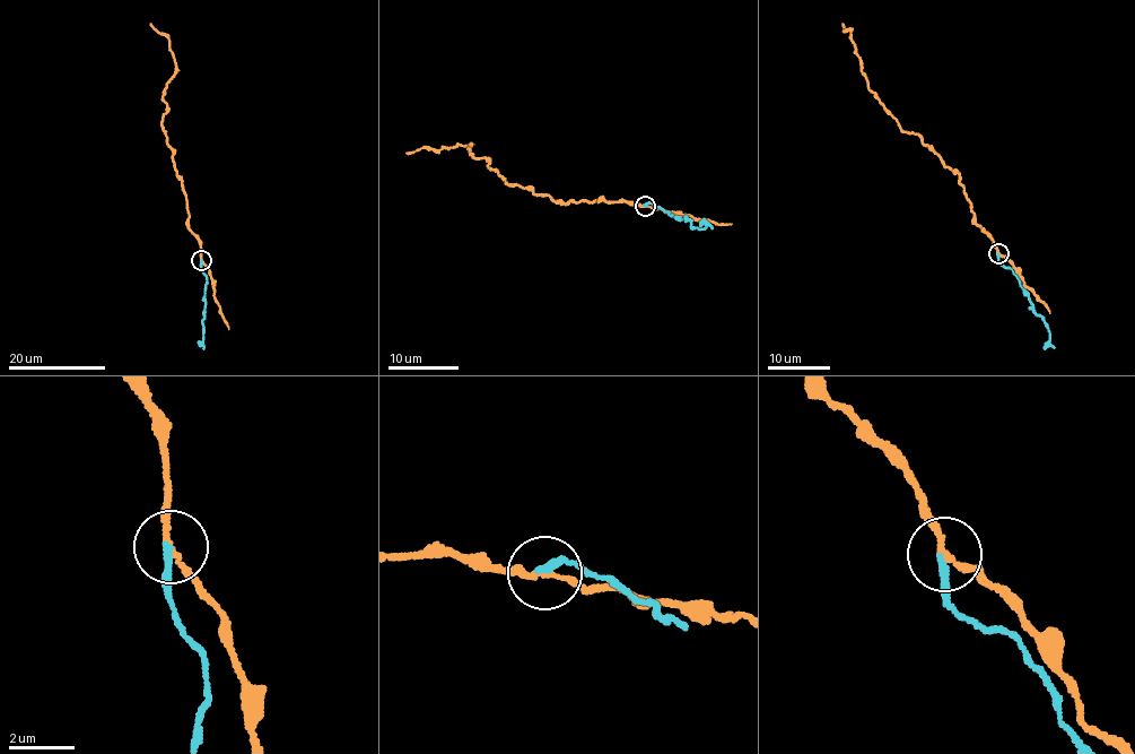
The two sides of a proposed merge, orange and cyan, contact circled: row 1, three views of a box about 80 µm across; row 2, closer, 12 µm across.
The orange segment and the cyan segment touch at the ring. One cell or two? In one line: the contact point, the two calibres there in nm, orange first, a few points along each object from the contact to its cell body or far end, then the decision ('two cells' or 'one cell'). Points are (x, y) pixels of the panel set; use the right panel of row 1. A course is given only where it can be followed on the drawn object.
(998, 253) | 160/240 nm | orange via (997, 253), (989, 235), (975, 220), (959, 174), (917, 133), (900, 128), (879, 102), (843, 23) | cyan via (997, 253), (997, 262), (1015, 275), (1032, 311), (1041, 318), (1048, 331), (1048, 344), (1054, 348) | two cells

